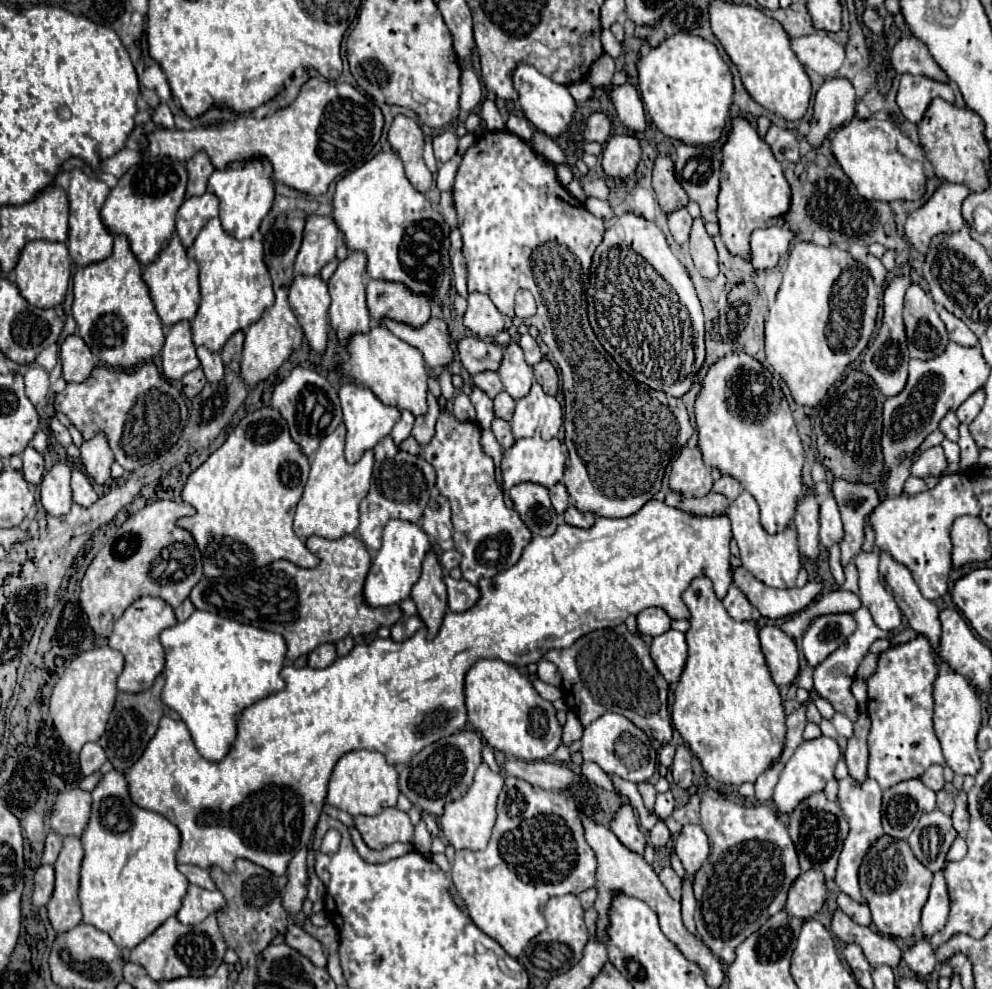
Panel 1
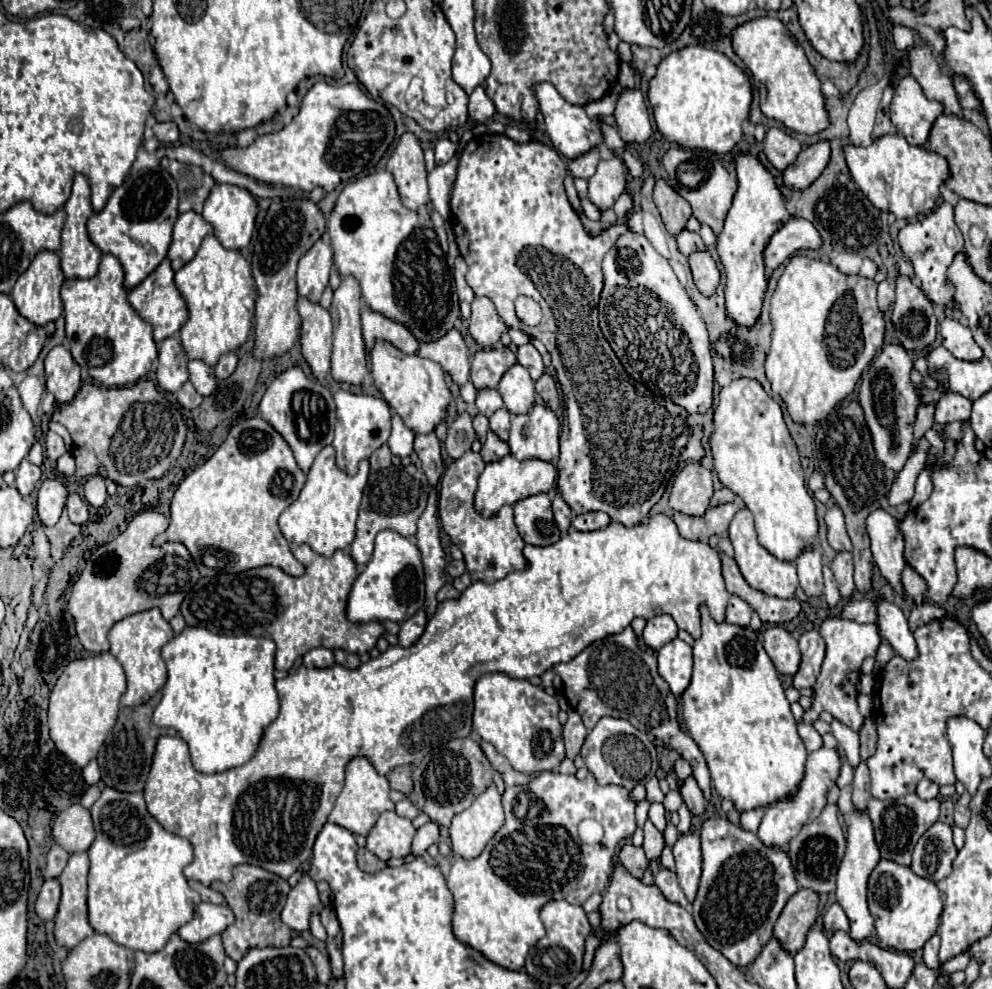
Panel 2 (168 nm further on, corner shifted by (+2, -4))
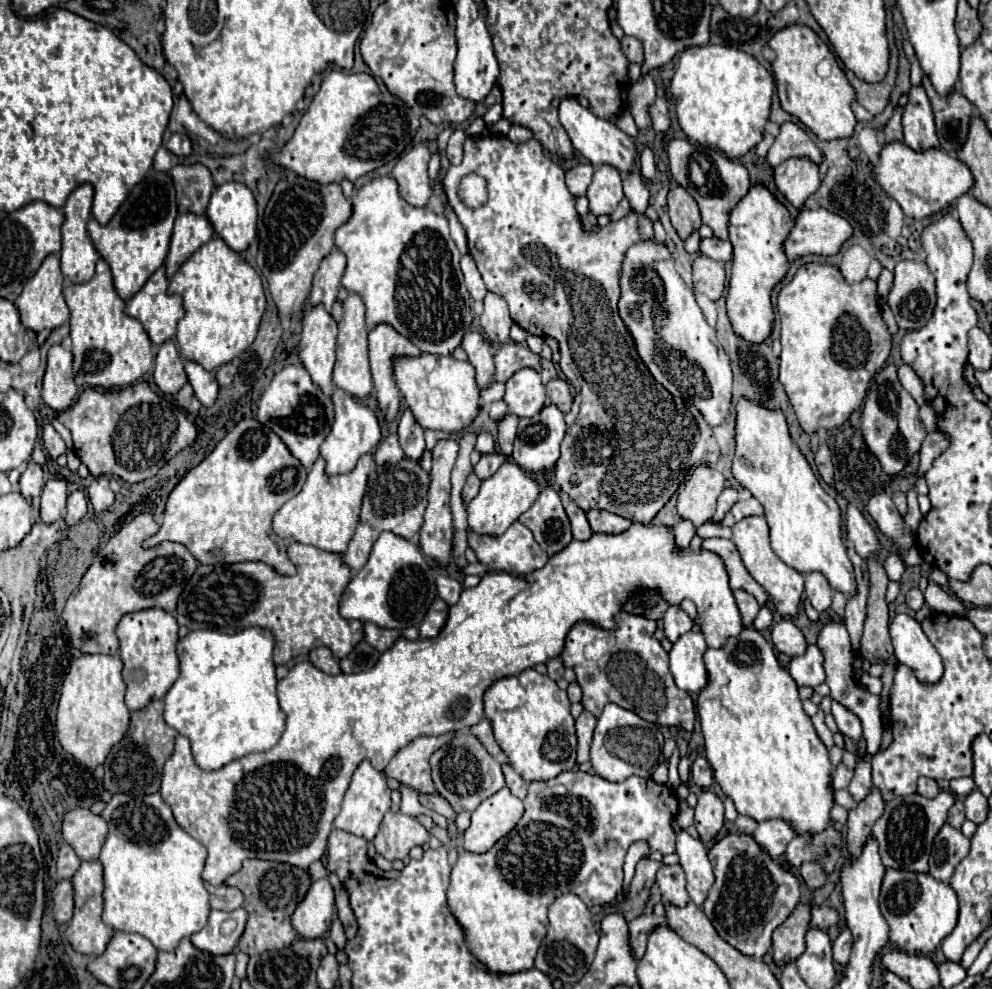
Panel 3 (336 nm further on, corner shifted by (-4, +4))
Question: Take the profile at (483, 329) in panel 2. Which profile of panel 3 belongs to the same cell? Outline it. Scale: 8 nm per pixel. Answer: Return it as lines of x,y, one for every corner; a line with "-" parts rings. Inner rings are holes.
487,292
483,302
485,302
485,312
481,314
481,326
487,338
493,344
505,344
509,340
509,328
513,324
507,310
507,302
493,292

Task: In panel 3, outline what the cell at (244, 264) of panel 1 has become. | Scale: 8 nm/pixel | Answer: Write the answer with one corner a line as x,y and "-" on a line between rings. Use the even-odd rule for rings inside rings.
213,236
203,248
199,248
173,276
169,282
169,292
183,296
185,306
185,318
177,326
177,344
179,352
185,360
195,360
207,370
215,370
225,362
231,362
241,352
245,352
255,336
261,322
261,316
265,312
265,294
259,274
235,252
231,250
219,236

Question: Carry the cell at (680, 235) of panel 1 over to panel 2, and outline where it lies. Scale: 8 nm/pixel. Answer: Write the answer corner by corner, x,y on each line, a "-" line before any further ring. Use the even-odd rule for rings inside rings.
683,230
683,232
677,236
677,244
679,244
679,250
681,250
685,256
689,256
689,254
693,254
693,252
697,252
697,250
705,250
705,244
703,244
701,236
695,234
695,232
689,232
689,230

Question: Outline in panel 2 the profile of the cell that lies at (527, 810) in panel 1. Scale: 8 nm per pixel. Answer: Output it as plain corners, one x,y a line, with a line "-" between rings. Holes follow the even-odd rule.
541,772
531,778
525,786
507,788
503,794
505,824
489,840
481,856
473,860
455,858
451,864
451,874
447,876
449,890
453,894
453,934
465,946
481,952
487,960
507,970
521,970
529,950
545,936
545,926
539,918
541,908
549,900
567,900
571,904
583,906
585,900
595,892
605,892
609,878
613,874
613,856
623,844
631,838
637,820
635,820
635,802
631,800
631,790
623,786
599,786
593,776
577,780
561,772
-
583,818
593,818
605,828
603,846
587,846
577,836
577,826

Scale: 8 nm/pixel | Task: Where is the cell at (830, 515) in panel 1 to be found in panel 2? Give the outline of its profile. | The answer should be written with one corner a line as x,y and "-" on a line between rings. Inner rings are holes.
831,506
827,510
827,516
825,516
825,522
827,522
827,538
829,538
829,544
841,552
851,552
853,546
851,546
851,540
849,540
849,534
845,530
845,518
843,518
843,512
841,508
837,506

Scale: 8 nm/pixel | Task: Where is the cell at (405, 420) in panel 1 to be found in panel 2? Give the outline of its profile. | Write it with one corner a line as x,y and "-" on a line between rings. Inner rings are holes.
393,414
391,422
393,422
393,430
391,430
391,436
389,436
387,444
389,444
393,456
405,458
405,456
409,456
413,452
415,434
403,424
403,420
397,414

